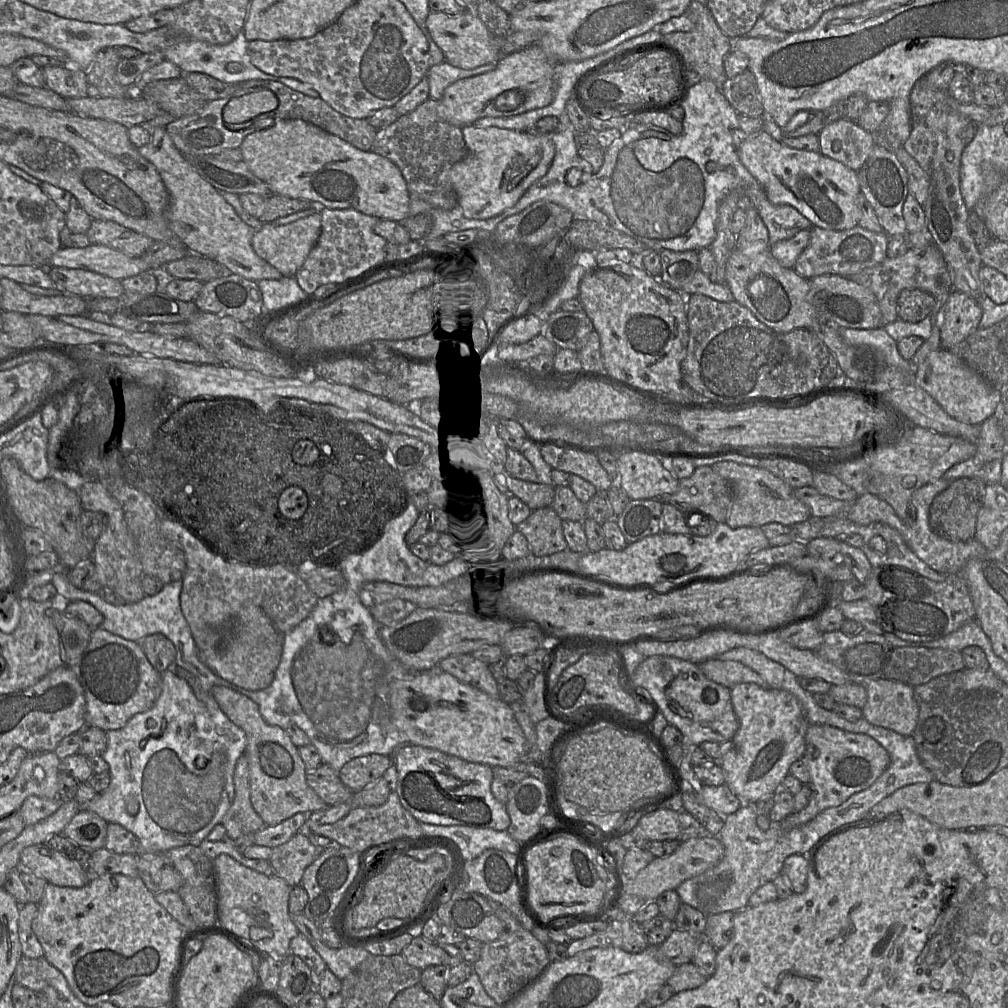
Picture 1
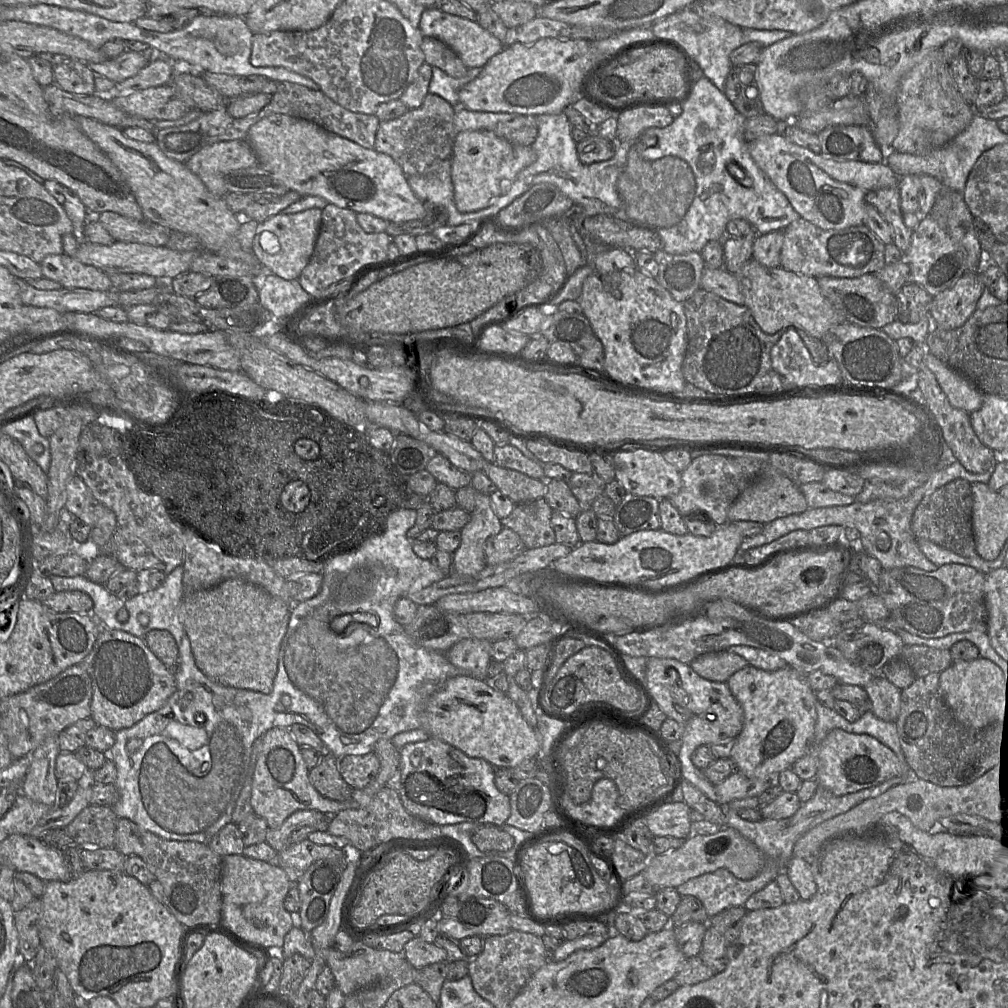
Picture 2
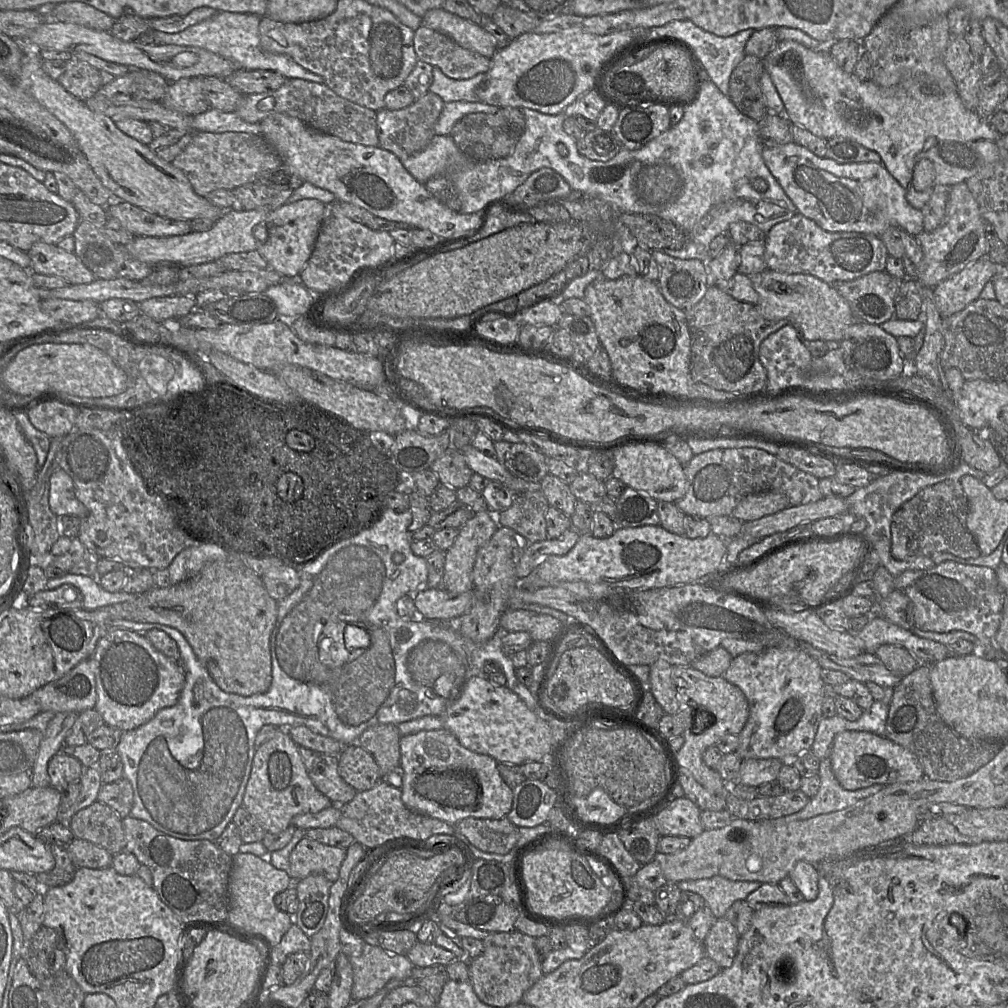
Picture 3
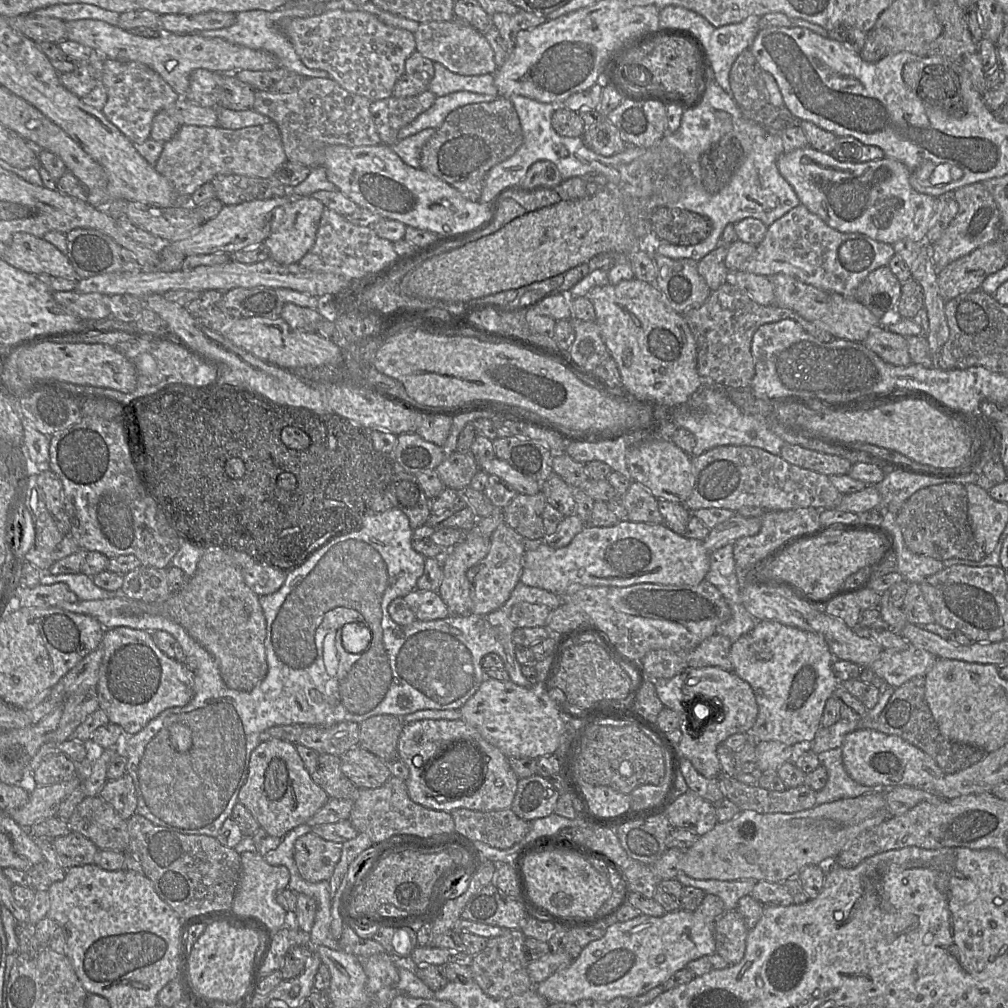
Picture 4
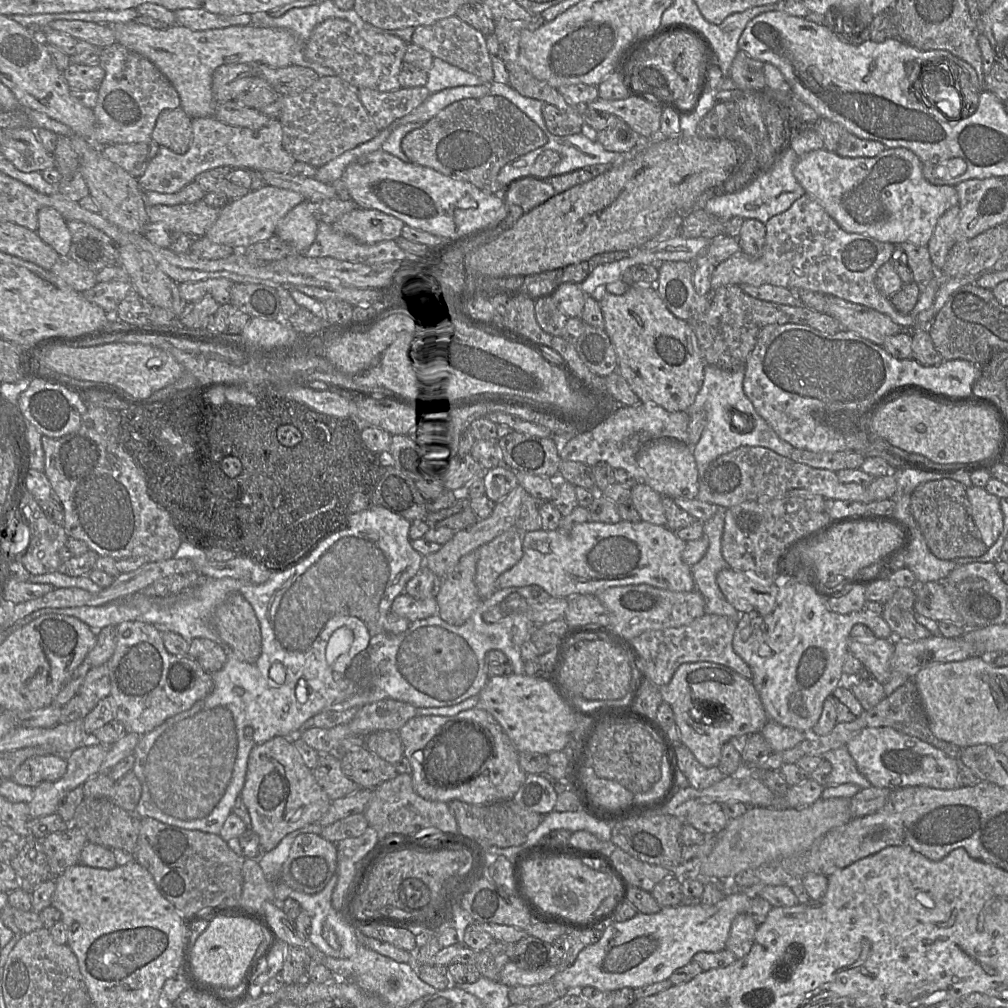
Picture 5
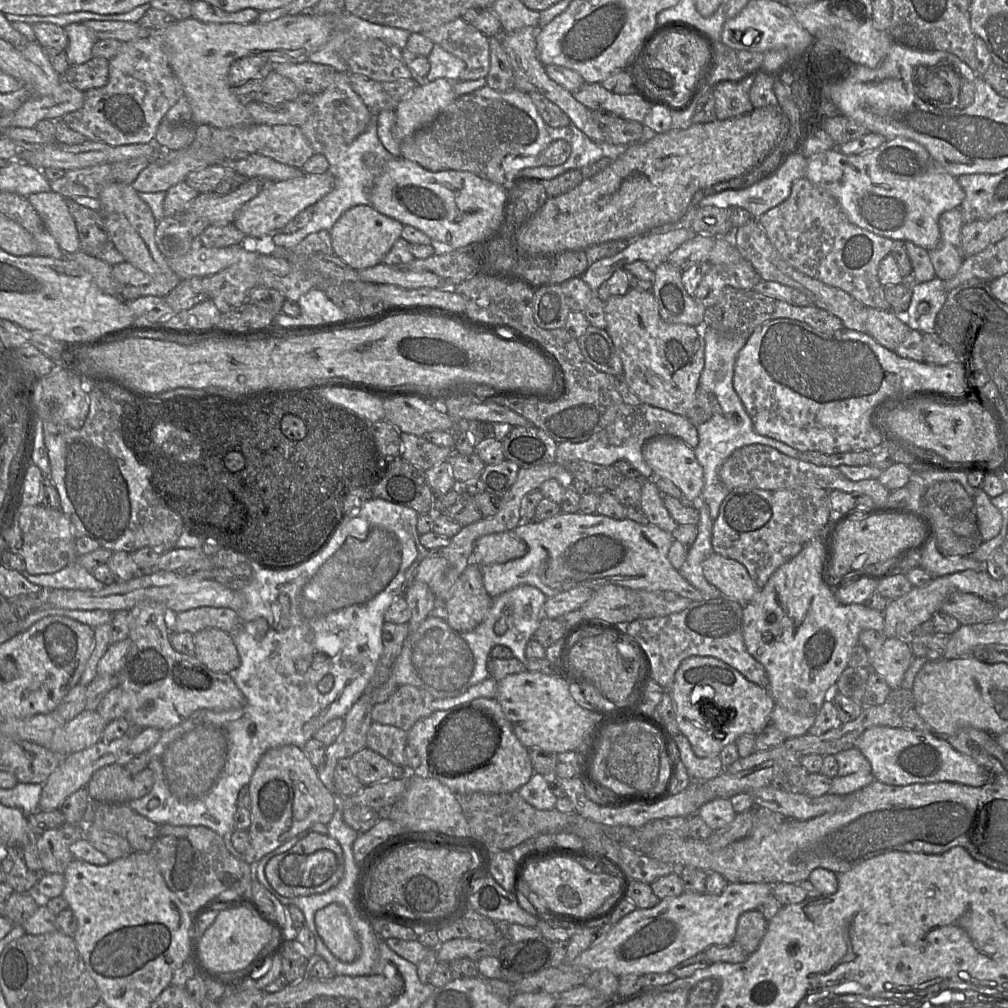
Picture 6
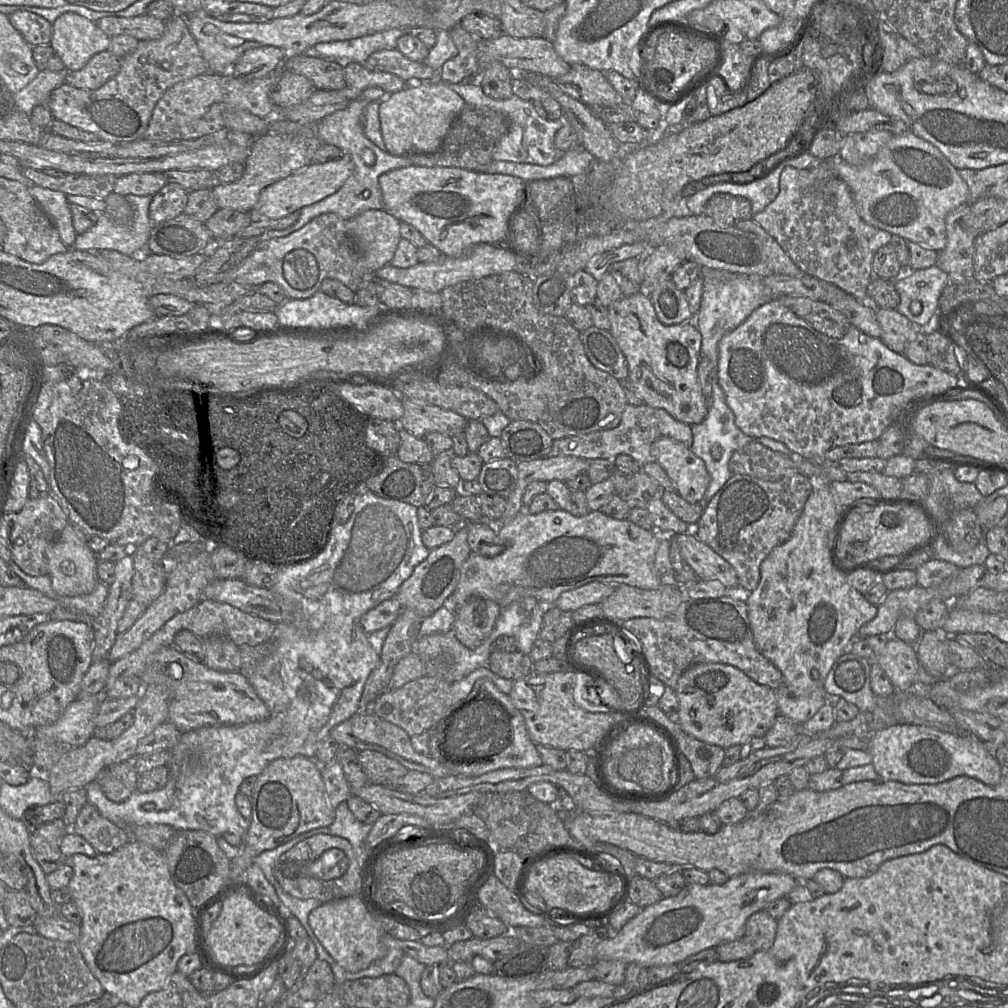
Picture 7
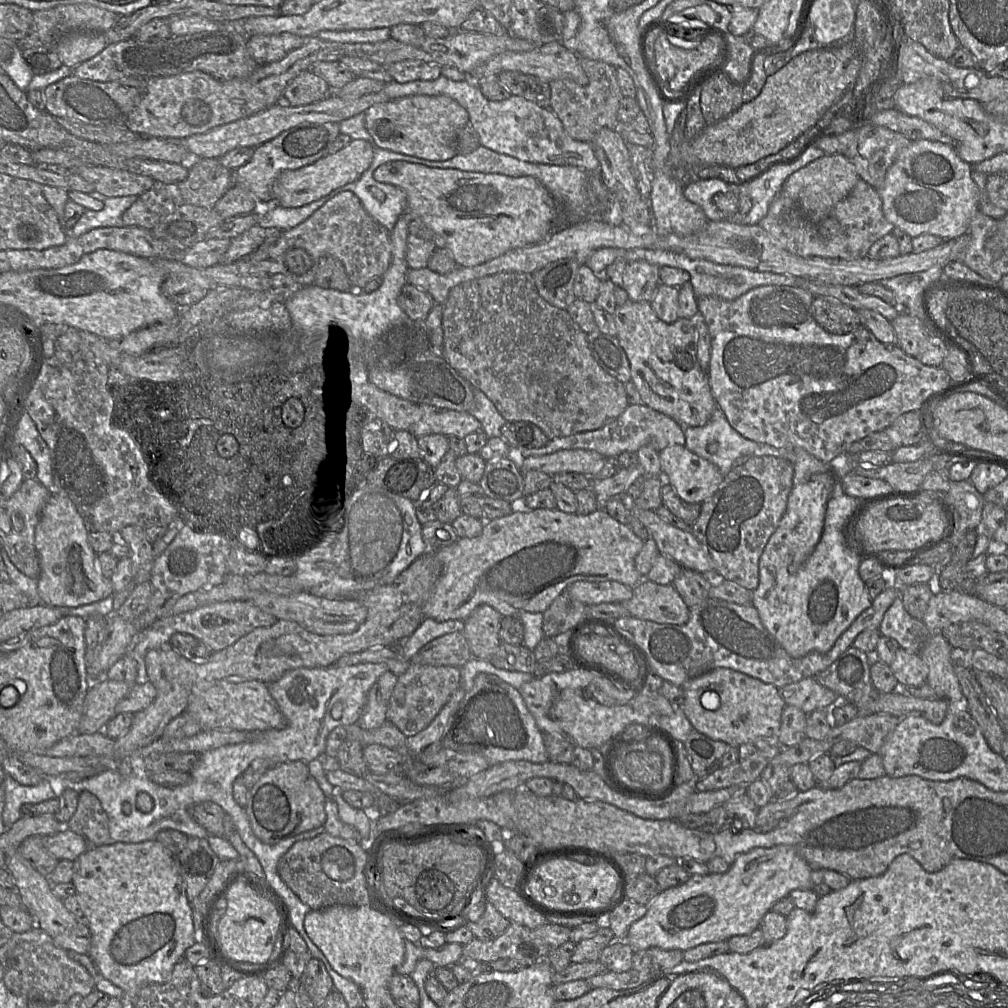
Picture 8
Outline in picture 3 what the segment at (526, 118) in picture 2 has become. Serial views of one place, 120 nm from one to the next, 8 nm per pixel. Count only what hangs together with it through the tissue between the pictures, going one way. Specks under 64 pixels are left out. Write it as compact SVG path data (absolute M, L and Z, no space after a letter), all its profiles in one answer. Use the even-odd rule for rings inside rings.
M502 107L492 114L483 112L463 116L453 126L450 136L457 147L472 160L494 160L509 156L525 130L525 118L522 110L514 107Z

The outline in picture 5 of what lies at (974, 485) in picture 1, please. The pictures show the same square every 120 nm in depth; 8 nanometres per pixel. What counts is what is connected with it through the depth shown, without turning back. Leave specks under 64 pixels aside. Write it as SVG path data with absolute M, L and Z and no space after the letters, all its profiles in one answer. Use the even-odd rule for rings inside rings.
M952 479L929 481L918 486L911 495L912 516L931 553L941 560L980 557L988 550L974 523L966 487Z

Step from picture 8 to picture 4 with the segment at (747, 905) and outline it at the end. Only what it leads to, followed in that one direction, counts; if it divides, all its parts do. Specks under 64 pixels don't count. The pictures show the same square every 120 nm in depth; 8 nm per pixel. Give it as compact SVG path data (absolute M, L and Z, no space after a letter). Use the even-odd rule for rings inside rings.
M683 909L666 912L660 917L640 914L625 922L615 922L602 938L587 944L568 966L535 984L534 988L551 1004L576 1004L584 999L609 1002L619 996L642 995L663 985L690 961L715 954L714 923L706 922L698 912Z

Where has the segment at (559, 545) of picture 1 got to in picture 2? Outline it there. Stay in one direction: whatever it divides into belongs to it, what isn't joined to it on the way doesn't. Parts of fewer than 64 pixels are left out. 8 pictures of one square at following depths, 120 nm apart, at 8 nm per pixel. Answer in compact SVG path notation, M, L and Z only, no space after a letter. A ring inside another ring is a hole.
M539 498L516 504L510 515L501 519L501 524L517 533L526 549L539 548L556 543L551 515L551 507L544 498Z

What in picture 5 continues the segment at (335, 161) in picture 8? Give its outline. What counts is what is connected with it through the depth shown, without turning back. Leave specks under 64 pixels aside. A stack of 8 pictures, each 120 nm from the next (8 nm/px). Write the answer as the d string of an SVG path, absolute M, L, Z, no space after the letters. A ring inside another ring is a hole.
M265 185L242 198L230 200L221 209L219 217L206 232L205 237L216 244L231 246L235 250L246 249L272 237L278 222L304 200L297 192Z

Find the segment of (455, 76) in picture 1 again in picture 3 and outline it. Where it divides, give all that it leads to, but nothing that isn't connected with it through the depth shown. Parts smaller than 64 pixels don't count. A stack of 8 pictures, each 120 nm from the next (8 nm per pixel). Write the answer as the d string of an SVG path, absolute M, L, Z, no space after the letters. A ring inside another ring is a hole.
M433 66L432 74L433 81L429 87L429 91L440 96L445 103L454 101L480 101L476 95L476 88L483 81L486 73L478 73L471 78L457 80L447 77L438 67Z

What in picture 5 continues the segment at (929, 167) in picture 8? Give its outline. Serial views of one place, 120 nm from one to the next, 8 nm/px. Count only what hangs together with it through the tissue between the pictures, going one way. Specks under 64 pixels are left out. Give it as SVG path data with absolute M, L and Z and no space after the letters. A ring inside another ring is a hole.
M902 147L886 148L877 156L858 158L841 157L835 152L820 149L801 156L793 168L793 175L805 193L815 199L844 231L894 245L910 242L927 246L938 220L948 209L958 205L959 196L955 186L934 185L927 181L922 165L912 151Z

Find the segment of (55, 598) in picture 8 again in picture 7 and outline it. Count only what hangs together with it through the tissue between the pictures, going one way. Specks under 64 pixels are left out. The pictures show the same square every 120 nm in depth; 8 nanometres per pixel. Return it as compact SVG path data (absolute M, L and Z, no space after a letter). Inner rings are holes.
M71 523L63 528L57 539L46 550L48 576L52 589L60 596L79 596L90 593L99 581L97 576L98 560L85 543L85 534Z

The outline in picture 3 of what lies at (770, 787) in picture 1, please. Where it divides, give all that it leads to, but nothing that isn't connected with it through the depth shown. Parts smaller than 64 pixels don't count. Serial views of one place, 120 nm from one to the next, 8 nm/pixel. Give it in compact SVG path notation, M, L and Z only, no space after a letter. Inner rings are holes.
M765 647L761 652L746 652L733 657L723 677L744 693L749 716L734 751L742 759L793 759L811 748L828 687L821 679L821 666L800 648Z

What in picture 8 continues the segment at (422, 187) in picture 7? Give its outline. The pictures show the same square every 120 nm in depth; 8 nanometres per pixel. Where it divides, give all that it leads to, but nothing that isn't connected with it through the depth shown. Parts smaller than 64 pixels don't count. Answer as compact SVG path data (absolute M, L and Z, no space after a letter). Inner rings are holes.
M391 161L379 166L374 172L374 178L378 182L392 184L405 191L407 196L407 210L413 211L419 215L424 223L431 228L437 236L442 238L443 247L452 254L458 267L474 267L494 259L512 249L537 244L547 239L553 232L550 228L550 221L553 215L554 198L550 192L532 176L512 177L498 173L471 172L452 168L441 169L406 161Z

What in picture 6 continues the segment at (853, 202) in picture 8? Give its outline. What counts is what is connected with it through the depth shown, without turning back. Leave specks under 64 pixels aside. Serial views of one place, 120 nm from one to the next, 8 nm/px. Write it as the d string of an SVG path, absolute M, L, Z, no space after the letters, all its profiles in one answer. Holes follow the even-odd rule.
M806 177L795 180L789 197L779 205L763 213L758 219L769 241L782 258L798 271L829 286L839 288L866 307L891 310L878 280L878 265L889 253L894 240L874 234L849 221L838 201L827 191L819 188Z

